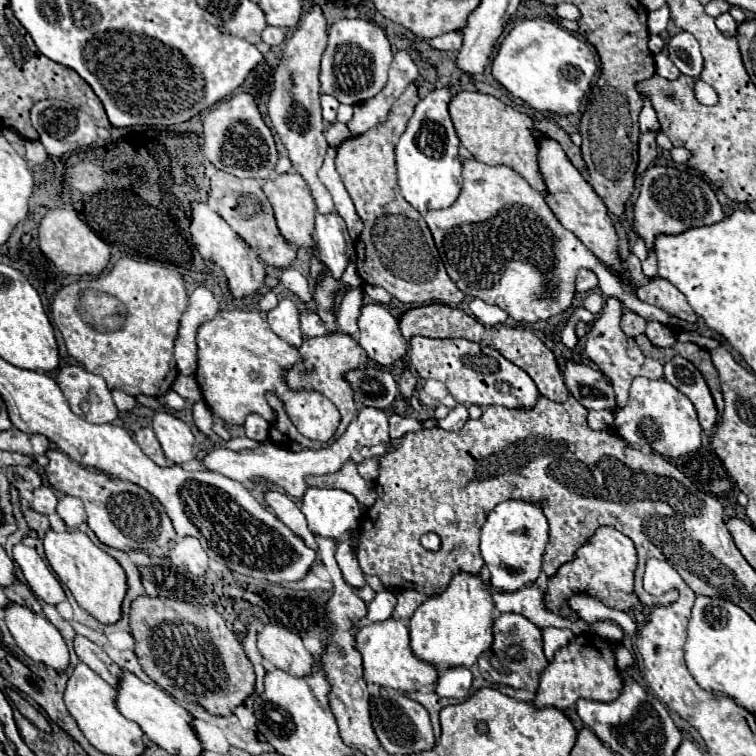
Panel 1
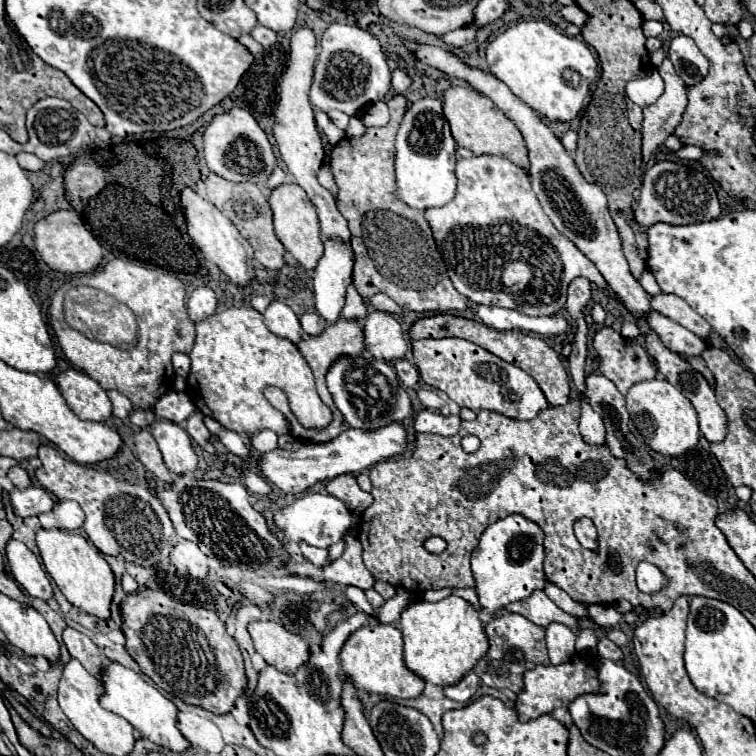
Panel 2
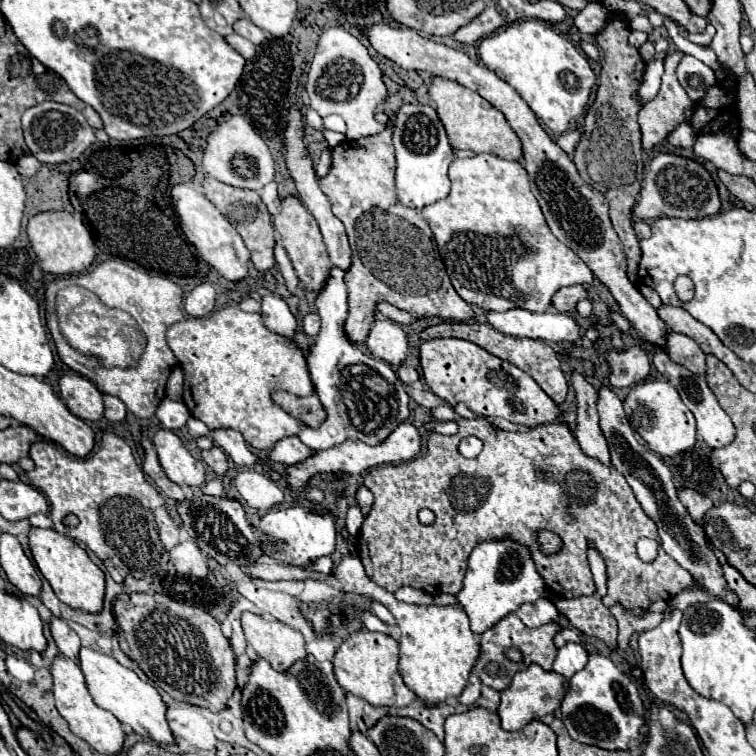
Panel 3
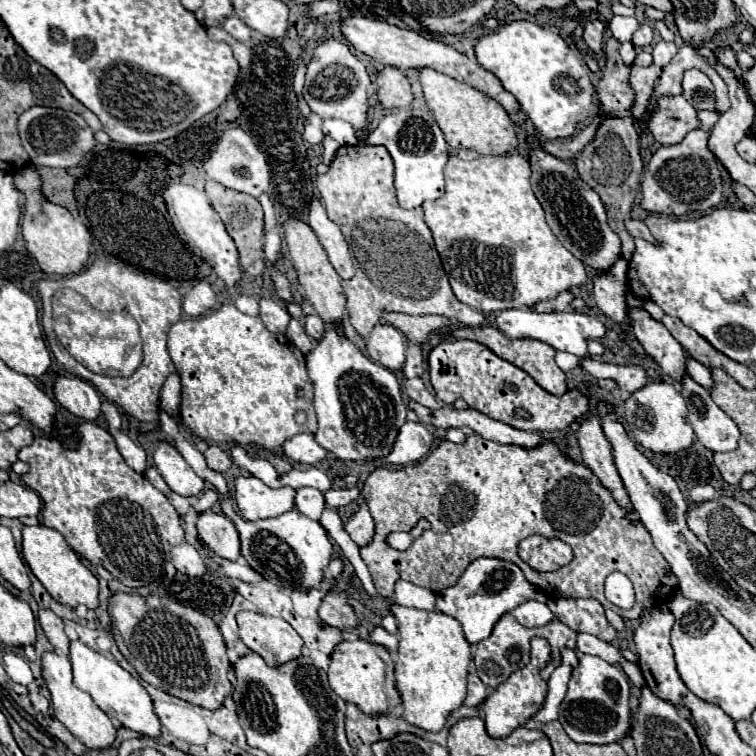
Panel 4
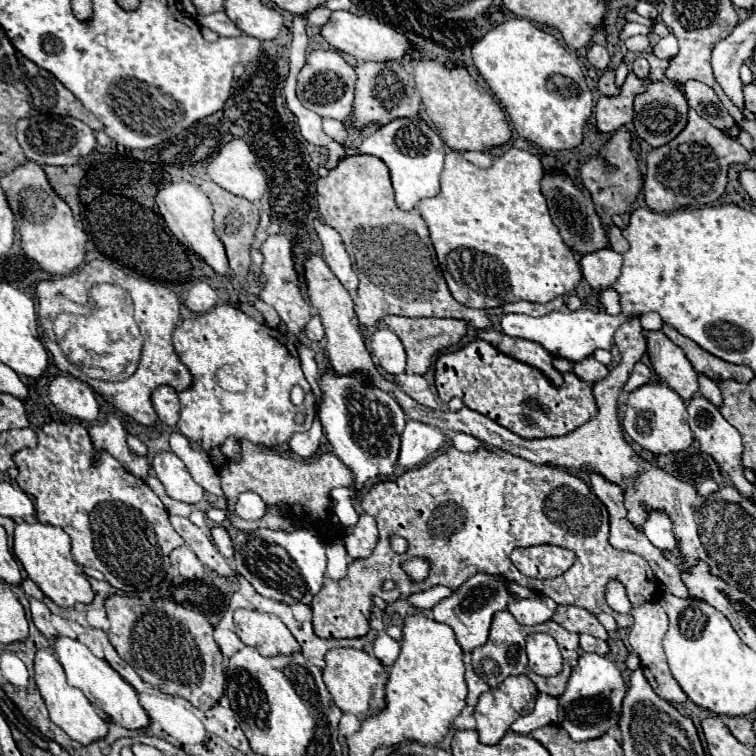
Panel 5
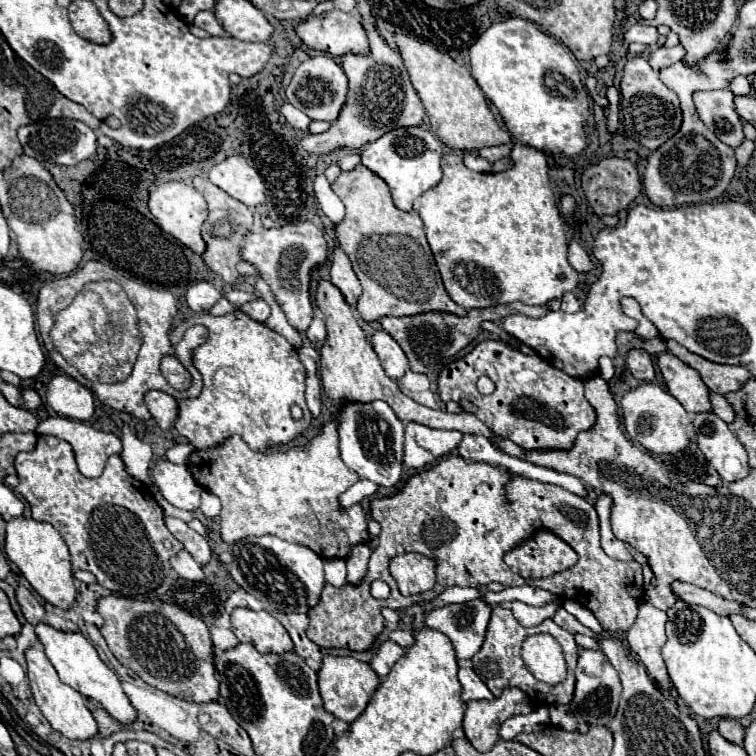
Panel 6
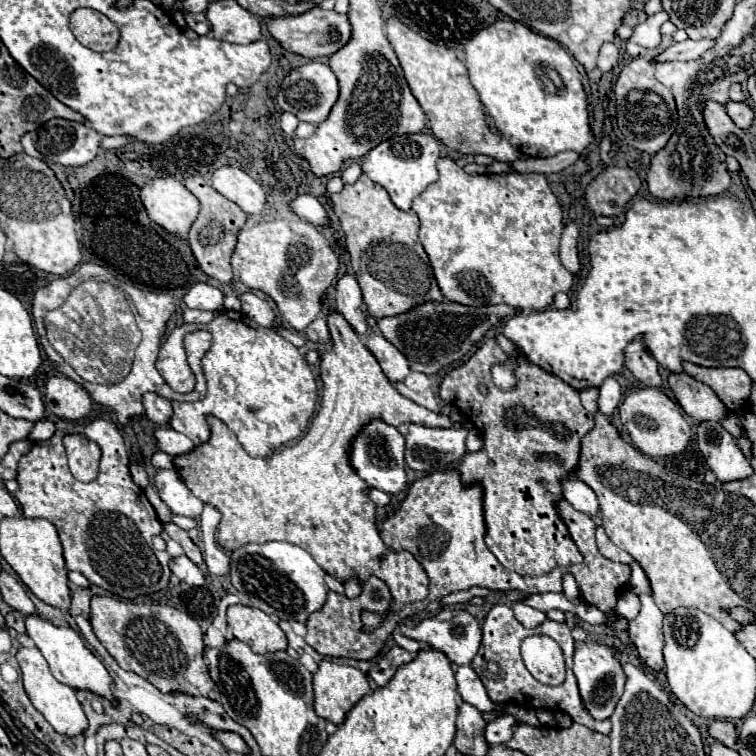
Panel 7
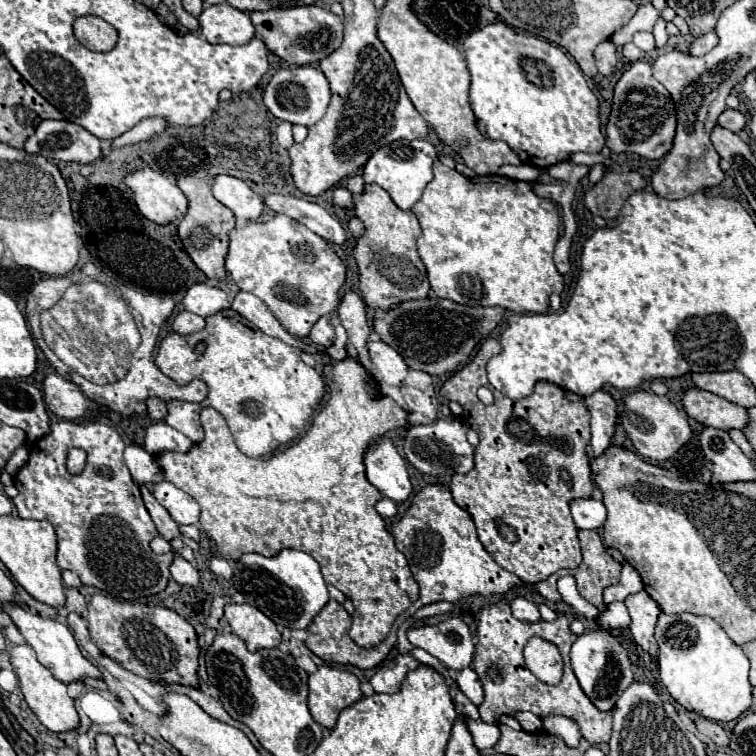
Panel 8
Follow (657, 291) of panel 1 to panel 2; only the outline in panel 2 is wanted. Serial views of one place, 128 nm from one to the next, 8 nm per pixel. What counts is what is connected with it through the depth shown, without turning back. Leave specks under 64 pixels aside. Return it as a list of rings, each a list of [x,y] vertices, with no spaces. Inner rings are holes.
[[[660,292],[660,296],[650,298],[650,306],[652,306],[652,310],[672,318],[674,322],[682,324],[684,328],[688,328],[690,332],[694,332],[700,338],[706,338],[712,330],[710,324],[700,314],[696,314],[680,296]]]

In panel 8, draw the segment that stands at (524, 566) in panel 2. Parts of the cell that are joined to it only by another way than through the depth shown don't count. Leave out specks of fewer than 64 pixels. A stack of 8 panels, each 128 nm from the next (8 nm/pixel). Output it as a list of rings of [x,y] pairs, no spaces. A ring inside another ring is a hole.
[[[446,618],[438,626],[422,626],[408,630],[412,646],[424,648],[452,670],[470,666],[474,658],[474,644],[468,624],[462,618]]]

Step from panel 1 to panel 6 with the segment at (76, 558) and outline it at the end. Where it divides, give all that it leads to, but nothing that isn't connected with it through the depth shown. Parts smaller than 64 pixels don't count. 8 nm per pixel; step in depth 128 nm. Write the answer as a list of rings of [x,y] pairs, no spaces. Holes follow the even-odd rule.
[[[24,516],[8,520],[6,524],[6,544],[4,544],[6,556],[10,562],[14,562],[24,578],[32,584],[32,588],[50,604],[56,608],[68,610],[78,596],[78,590],[74,586],[74,576],[72,576],[72,566],[70,566],[70,552],[60,536],[60,532],[48,524],[48,522],[36,522],[36,520],[26,520]]]

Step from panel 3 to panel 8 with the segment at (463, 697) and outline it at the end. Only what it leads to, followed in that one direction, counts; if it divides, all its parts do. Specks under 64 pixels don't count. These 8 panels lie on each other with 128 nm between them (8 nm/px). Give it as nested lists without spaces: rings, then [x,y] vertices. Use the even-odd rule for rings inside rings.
[[[466,666],[464,670],[458,672],[456,684],[458,684],[460,692],[466,694],[466,698],[468,698],[472,704],[480,706],[480,704],[484,702],[484,690],[482,690],[482,684],[480,684],[480,680],[478,680],[478,674],[476,674],[470,666]]]

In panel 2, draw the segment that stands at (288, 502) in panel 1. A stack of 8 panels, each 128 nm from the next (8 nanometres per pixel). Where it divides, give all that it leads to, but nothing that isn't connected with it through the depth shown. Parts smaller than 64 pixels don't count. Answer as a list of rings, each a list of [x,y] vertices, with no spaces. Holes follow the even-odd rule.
[[[298,544],[298,546],[300,546],[300,550],[302,550],[302,554],[304,554],[314,566],[326,566],[326,564],[330,564],[326,550],[322,550],[322,548],[312,548],[310,544]]]

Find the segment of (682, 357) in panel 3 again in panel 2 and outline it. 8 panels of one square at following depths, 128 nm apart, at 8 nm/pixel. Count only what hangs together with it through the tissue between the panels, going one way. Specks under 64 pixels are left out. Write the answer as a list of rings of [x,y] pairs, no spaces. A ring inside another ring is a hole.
[[[656,310],[646,312],[644,318],[646,318],[648,326],[654,332],[658,332],[662,342],[680,356],[698,356],[706,348],[706,342],[700,336],[692,334],[690,330],[676,324],[674,320],[668,320],[668,316],[660,316],[660,312],[656,312]]]

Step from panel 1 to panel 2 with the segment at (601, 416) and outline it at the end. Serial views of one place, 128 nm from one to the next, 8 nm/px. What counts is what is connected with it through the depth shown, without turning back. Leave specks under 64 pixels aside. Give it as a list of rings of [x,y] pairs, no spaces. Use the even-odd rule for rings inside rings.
[[[582,400],[582,416],[580,416],[580,432],[584,436],[586,442],[590,444],[604,444],[604,434],[606,434],[606,428],[604,428],[604,422],[600,420],[600,414],[596,414],[592,410],[592,406]]]

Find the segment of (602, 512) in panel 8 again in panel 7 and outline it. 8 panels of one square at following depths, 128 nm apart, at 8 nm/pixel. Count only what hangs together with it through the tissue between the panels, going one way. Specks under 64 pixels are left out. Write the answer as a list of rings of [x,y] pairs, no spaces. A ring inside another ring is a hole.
[[[564,478],[560,480],[560,486],[562,486],[562,494],[576,510],[588,516],[594,516],[598,512],[598,498],[590,486],[580,482],[578,478]]]

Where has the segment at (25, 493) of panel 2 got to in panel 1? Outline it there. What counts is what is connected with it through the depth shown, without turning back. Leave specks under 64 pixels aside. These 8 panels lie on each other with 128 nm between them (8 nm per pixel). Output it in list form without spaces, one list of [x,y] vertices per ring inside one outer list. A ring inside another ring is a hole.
[[[40,486],[34,490],[34,498],[32,498],[32,508],[40,514],[54,514],[56,512],[56,504],[58,498],[54,494],[54,490],[50,486]]]

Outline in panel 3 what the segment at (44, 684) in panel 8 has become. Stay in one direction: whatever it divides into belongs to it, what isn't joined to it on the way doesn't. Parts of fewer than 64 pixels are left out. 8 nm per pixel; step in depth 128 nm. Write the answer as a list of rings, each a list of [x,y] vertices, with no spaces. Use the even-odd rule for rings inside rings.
[[[58,656],[52,664],[52,676],[54,676],[56,708],[58,708],[60,716],[68,722],[70,730],[76,736],[80,736],[82,740],[86,740],[100,754],[118,754],[122,750],[124,738],[126,738],[126,734],[122,732],[122,724],[114,714],[110,714],[94,704],[94,700],[88,692],[88,686],[84,684],[84,674],[80,672],[80,666],[66,656]]]

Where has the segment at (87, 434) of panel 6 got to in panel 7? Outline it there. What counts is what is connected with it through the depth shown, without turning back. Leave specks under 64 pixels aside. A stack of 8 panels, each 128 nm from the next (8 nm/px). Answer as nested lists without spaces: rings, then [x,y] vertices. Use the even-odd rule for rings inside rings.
[[[44,418],[44,420],[38,420],[38,422],[34,424],[34,428],[32,428],[32,432],[30,432],[28,440],[30,440],[30,442],[48,440],[48,438],[52,438],[52,436],[54,436],[54,432],[56,432],[56,424]],[[72,432],[64,434],[64,448],[74,478],[80,482],[92,482],[100,468],[100,446],[86,436]]]

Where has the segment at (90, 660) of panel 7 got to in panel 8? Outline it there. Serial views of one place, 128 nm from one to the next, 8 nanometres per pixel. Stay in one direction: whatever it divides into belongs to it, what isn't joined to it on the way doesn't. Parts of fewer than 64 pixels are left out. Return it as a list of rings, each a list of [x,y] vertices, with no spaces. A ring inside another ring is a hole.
[[[12,604],[10,608],[4,606],[4,610],[12,616],[14,624],[18,626],[18,630],[22,632],[22,636],[26,638],[26,642],[36,650],[36,656],[38,656],[38,662],[42,666],[46,666],[52,676],[64,684],[70,684],[70,682],[80,682],[82,678],[102,678],[102,672],[96,668],[96,664],[92,664],[80,650],[78,642],[74,640],[72,632],[68,630],[66,624],[60,624],[52,618],[42,618],[40,614],[36,612],[30,612],[18,604]]]

